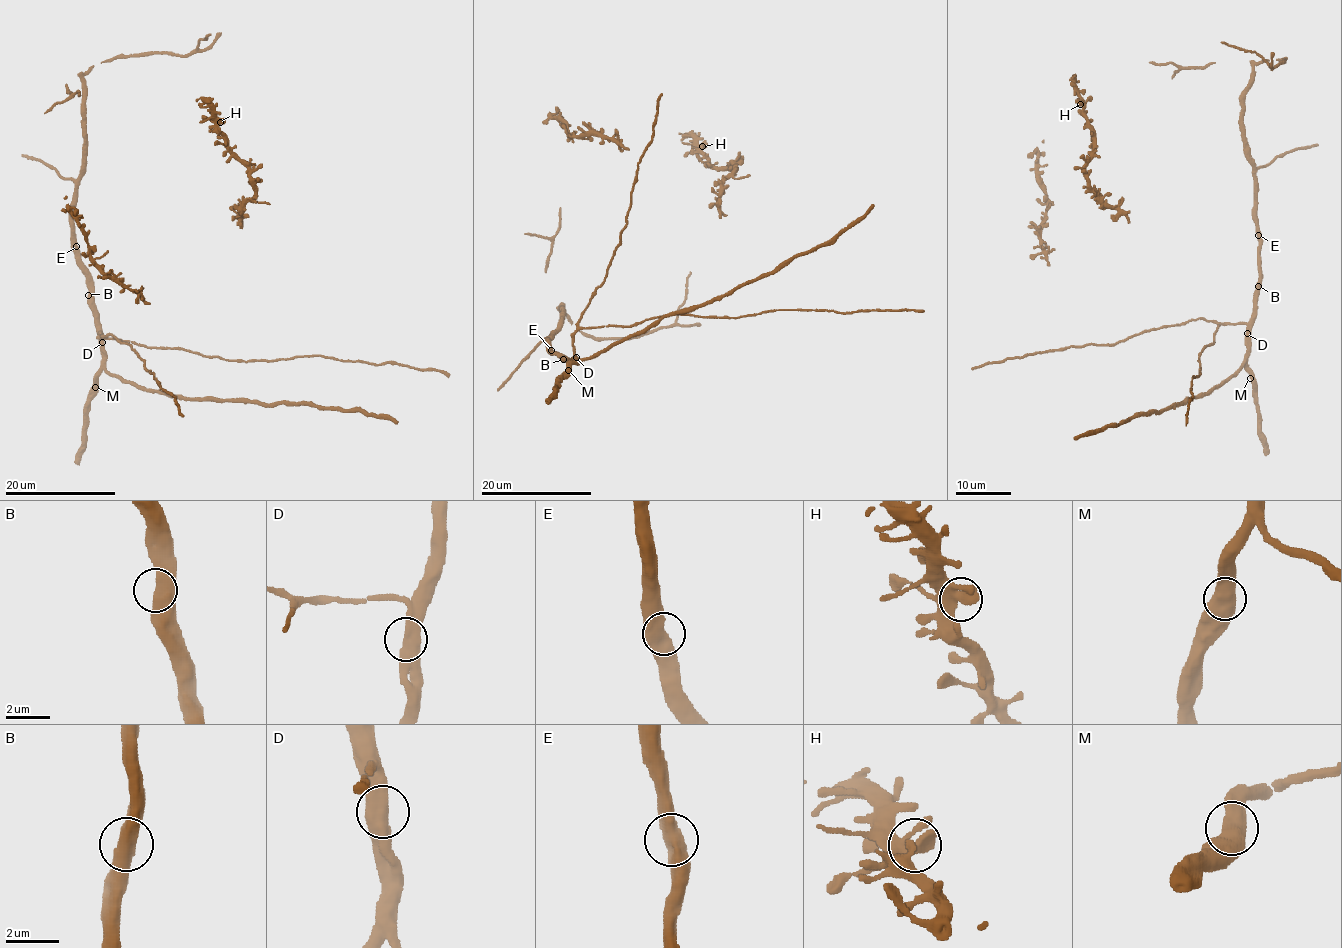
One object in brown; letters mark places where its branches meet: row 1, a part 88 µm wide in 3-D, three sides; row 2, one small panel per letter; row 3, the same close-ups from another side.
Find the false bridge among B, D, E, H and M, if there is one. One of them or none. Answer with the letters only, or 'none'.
none

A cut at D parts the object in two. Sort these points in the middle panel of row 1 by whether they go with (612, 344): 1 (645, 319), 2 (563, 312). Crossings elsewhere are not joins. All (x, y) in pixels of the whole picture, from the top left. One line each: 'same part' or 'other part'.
1: other part
2: same part

